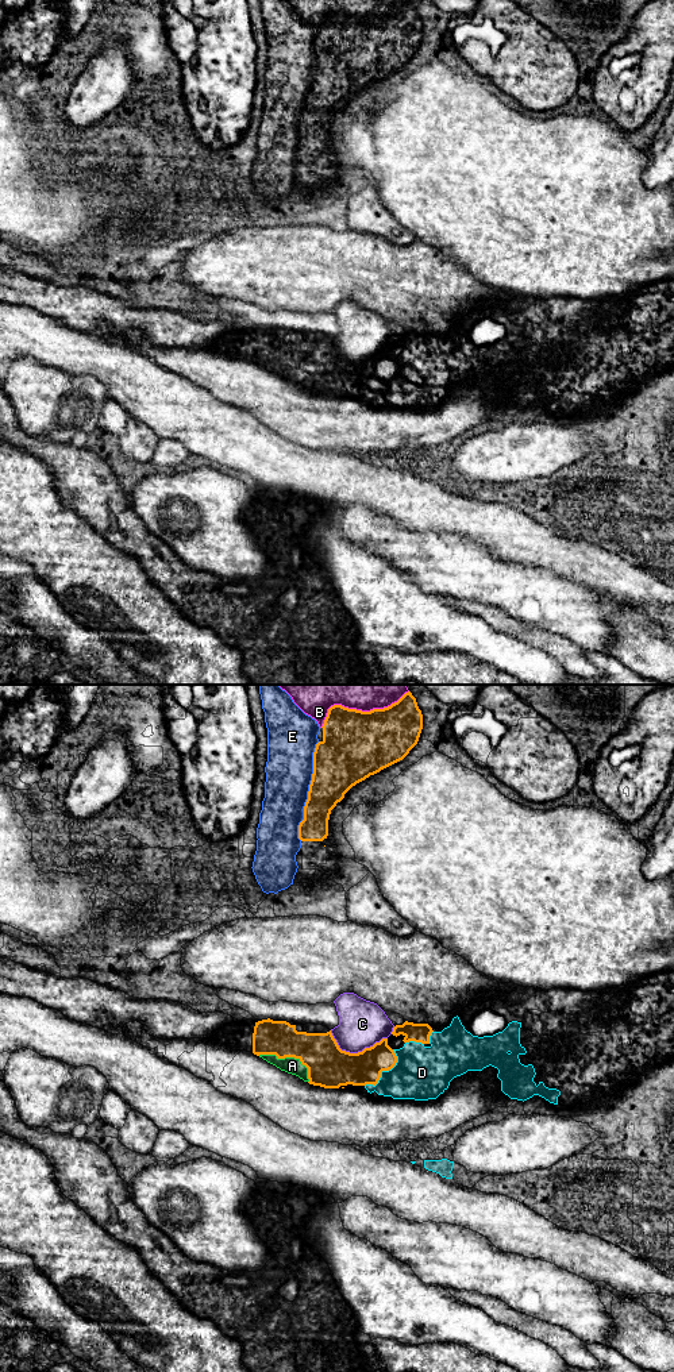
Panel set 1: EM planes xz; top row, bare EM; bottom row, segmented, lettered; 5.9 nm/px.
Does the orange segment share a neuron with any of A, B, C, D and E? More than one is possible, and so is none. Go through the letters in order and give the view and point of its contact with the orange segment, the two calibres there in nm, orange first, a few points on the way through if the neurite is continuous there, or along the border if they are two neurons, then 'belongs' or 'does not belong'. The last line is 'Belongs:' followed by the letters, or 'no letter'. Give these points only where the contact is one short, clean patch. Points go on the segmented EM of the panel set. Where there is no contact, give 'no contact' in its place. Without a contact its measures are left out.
A: meets orange in xz at (289, 1056); 260 nm thick on the orange side, 100 nm on the other; does not belong
B: meets orange in xz at (359, 710); 400 nm thick on the orange side, 300 nm on the other; does not belong
C: meets orange in xz at (355, 1053); 260 nm thick on the orange side, 280 nm on the other; does not belong
D: meets orange in xz at (384, 1070); 200 nm thick on the orange side, 320 nm on the other; does not belong
E: meets orange in xz at (308, 792); 320 nm thick on the orange side, 280 nm on the other; does not belong
Belongs: no letter

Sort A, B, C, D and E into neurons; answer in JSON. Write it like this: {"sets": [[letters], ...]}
{"sets": [["A", "D"], ["B"], ["C"], ["E"]]}

